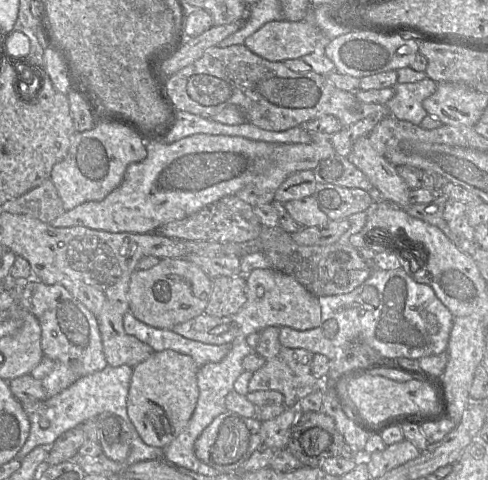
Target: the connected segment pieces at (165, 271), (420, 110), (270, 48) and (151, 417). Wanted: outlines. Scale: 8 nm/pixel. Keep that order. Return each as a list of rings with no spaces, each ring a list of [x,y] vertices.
[[[165,258],[148,270],[132,273],[128,290],[129,312],[142,323],[164,330],[204,314],[213,280],[184,258]]]
[[[426,77],[414,83],[397,83],[394,96],[387,102],[391,116],[420,125],[428,115],[423,107],[423,101],[435,93],[438,83]]]
[[[275,20],[247,37],[244,45],[266,60],[284,62],[312,53],[321,35],[310,21]]]
[[[173,350],[155,351],[148,359],[133,367],[127,414],[146,445],[162,449],[184,430],[199,396],[197,370],[190,356]]]

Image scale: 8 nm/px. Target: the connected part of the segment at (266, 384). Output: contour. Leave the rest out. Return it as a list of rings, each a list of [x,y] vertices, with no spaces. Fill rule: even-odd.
[[[270,326],[259,333],[258,344],[255,353],[265,359],[265,364],[253,372],[248,383],[249,392],[274,390],[283,394],[285,409],[298,409],[299,401],[305,396],[323,388],[324,379],[316,377],[312,373],[312,360],[314,353],[302,348],[288,348],[279,342],[279,330],[277,326]]]

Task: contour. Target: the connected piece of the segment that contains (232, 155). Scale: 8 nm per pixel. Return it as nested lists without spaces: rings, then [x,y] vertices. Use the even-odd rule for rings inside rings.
[[[195,134],[173,143],[146,142],[146,158],[129,165],[122,183],[105,199],[85,202],[49,224],[57,228],[82,226],[109,233],[153,234],[167,223],[183,220],[224,197],[235,196],[270,167],[277,144],[208,134]]]

